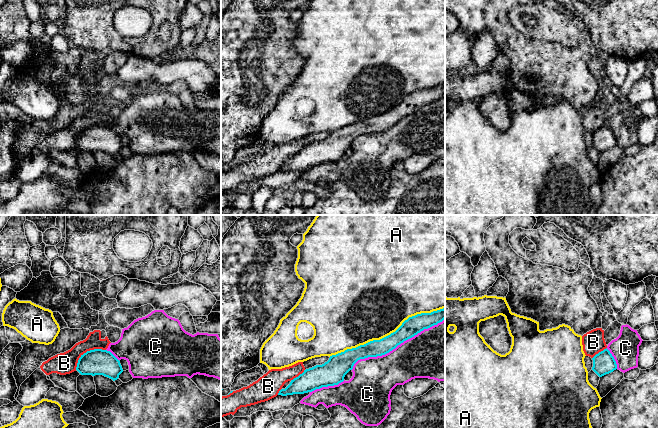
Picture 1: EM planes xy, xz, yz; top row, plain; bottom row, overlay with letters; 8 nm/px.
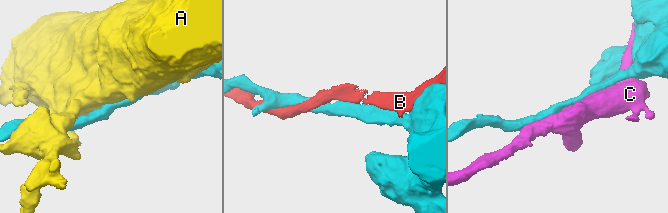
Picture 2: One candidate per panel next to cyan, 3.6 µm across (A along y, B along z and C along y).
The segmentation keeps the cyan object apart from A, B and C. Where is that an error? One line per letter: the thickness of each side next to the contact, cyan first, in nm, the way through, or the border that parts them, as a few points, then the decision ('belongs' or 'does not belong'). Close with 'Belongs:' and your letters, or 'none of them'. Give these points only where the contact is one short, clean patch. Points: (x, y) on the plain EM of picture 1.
A: 150/500 nm | does not belong
B: 200/180 nm | does not belong
C: 150/360 nm | does not belong
Belongs: none of them

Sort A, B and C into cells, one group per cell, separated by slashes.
A / B / C

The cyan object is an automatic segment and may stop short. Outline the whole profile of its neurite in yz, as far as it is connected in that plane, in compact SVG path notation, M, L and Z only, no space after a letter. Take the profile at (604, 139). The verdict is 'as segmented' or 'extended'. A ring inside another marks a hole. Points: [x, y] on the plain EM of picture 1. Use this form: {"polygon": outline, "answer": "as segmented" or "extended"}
{"polygon": "M607 124L596 130L592 134L592 136L593 136L592 146L599 153L609 150L617 145L616 137Z", "answer": "as segmented"}

